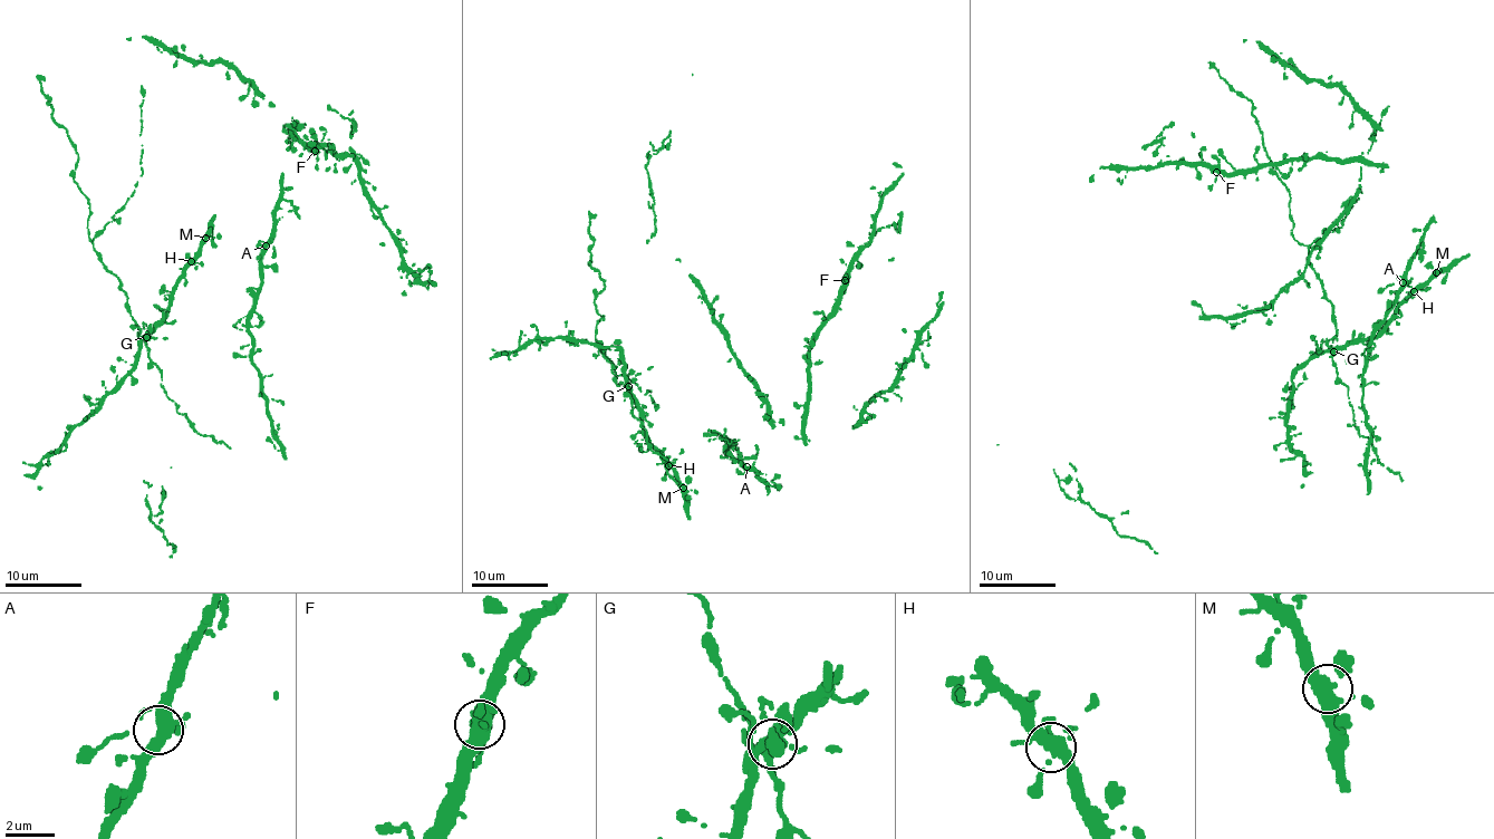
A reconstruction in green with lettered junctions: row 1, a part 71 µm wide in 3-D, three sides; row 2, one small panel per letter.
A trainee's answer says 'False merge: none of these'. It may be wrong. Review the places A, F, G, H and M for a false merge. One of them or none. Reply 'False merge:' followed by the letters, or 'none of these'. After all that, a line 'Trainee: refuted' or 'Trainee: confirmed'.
False merge: none of these
Trainee: confirmed

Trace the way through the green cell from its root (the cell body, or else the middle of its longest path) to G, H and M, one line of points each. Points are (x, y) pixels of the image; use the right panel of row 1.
G: (1385, 326), (1374, 337), (1355, 338), (1332, 352)
H: (1385, 326), (1414, 291)
M: (1385, 326), (1436, 272)

